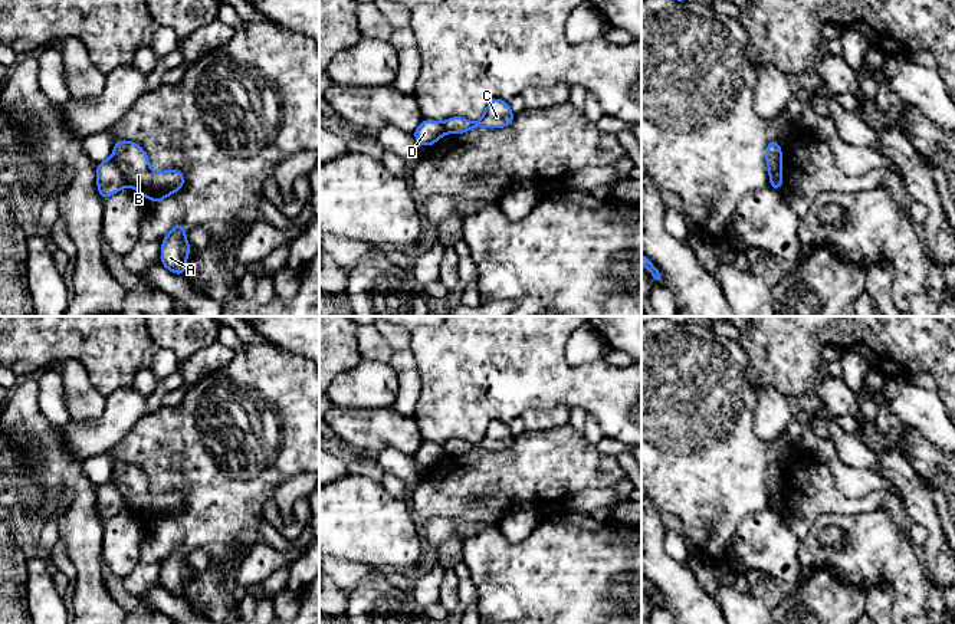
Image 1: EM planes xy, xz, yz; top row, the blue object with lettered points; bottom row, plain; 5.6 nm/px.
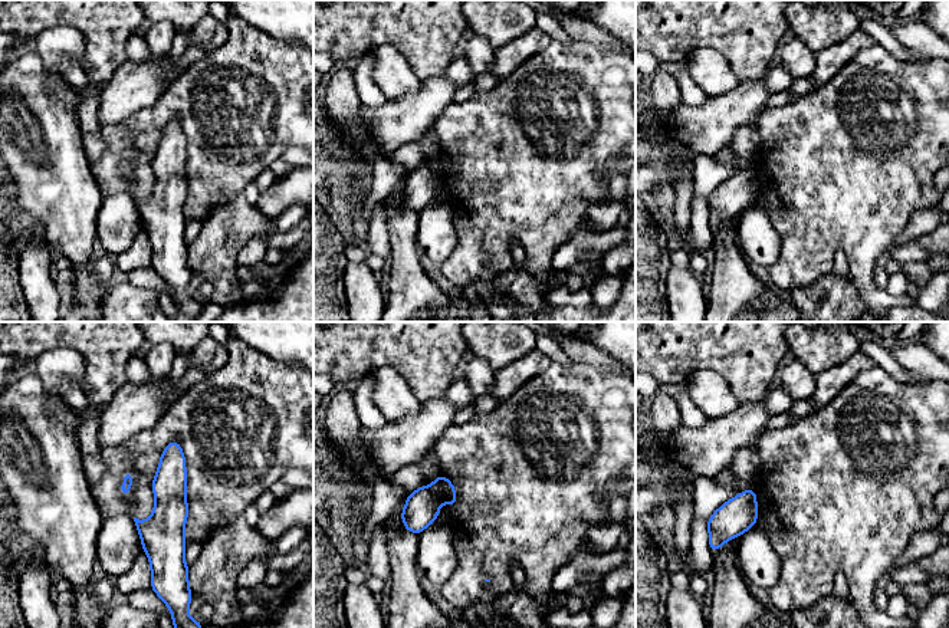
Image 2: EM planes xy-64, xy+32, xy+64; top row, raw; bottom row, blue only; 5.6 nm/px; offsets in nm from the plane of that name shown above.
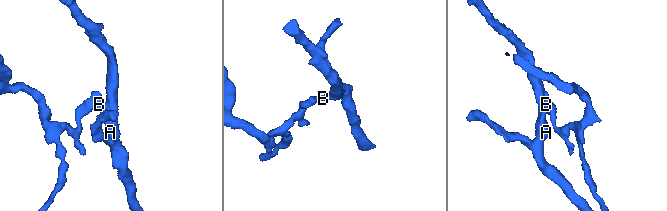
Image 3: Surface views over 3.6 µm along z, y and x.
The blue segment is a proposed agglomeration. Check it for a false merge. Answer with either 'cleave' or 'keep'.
cleave

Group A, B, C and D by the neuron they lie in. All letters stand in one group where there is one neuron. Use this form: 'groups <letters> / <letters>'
groups A B C / D

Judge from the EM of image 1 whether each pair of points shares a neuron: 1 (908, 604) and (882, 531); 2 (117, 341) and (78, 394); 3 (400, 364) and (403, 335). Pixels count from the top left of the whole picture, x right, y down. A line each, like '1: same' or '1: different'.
1: same
2: different
3: same

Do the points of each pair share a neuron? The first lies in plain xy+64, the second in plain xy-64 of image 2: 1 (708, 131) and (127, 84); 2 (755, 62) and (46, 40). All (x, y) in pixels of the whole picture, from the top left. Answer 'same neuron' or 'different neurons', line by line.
1: same neuron
2: different neurons

